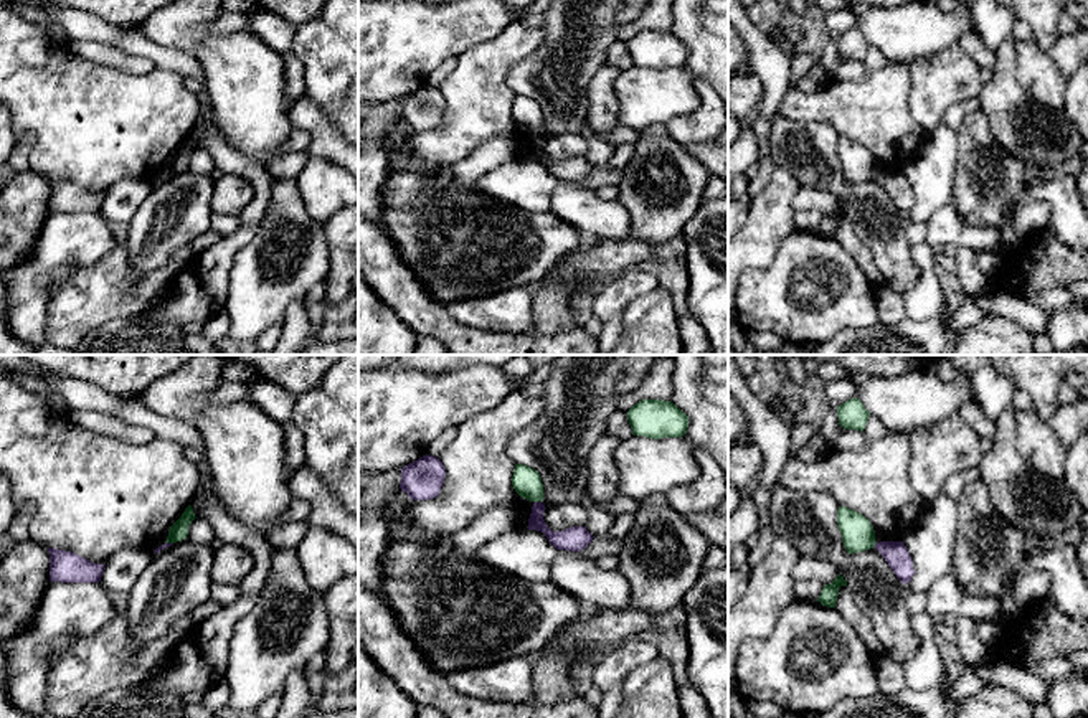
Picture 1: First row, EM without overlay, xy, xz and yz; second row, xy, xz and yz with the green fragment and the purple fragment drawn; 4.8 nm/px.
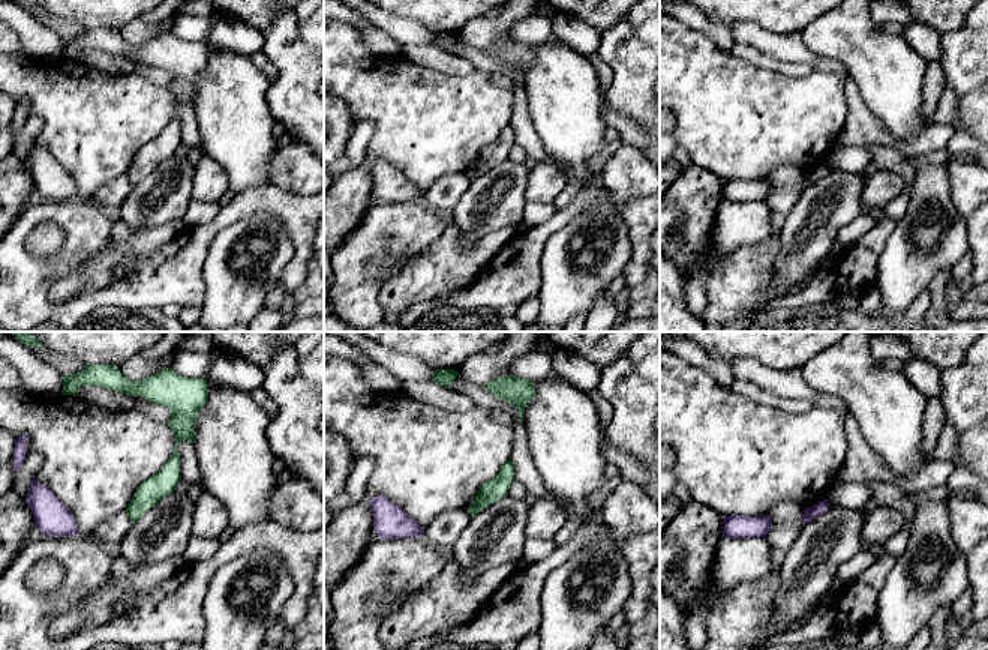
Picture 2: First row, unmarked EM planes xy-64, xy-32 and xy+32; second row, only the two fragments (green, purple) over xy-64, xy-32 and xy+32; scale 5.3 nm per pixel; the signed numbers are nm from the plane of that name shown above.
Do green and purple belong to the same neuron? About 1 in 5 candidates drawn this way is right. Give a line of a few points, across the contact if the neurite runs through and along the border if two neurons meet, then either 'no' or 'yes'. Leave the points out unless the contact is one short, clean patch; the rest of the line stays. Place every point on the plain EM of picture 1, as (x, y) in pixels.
line xz (535, 131), (540, 132); no

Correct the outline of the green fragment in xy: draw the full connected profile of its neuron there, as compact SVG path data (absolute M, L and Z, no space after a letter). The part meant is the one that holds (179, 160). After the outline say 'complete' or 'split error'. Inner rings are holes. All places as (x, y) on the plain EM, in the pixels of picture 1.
M188 135L185 142L182 144L182 147L170 157L165 173L177 173L185 170L188 165L188 157L195 149L196 147L193 144L193 139L192 135Z; complete

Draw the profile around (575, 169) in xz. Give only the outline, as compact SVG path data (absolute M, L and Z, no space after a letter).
M535 132L527 158L542 162L556 180L581 182L593 172L594 167L586 160L586 157L571 157L561 162L551 162L543 150L543 144L545 135Z

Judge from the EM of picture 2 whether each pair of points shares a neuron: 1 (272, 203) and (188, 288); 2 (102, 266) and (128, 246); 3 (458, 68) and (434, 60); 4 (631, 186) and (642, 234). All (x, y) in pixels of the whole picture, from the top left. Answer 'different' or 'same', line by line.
1: same
2: same
3: same
4: different

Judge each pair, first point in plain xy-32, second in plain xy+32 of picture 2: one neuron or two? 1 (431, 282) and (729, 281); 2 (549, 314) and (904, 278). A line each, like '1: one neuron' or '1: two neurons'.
1: one neuron
2: one neuron

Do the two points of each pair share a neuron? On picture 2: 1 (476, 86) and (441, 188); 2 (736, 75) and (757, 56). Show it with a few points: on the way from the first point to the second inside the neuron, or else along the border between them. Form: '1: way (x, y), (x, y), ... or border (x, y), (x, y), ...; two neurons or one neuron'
1: border (465, 171), (441, 176), (425, 194); two neurons
2: border (729, 51), (753, 65), (781, 74); two neurons

